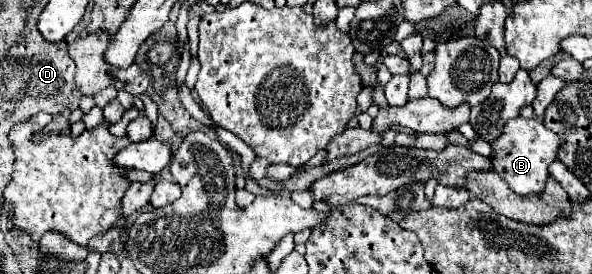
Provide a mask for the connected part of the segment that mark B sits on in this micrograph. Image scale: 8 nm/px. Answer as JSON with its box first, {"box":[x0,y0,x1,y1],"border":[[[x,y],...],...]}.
{"box":[492,118,558,194],"border":[[[514,118],[502,128],[502,136],[492,142],[492,168],[506,180],[516,194],[538,194],[544,190],[548,166],[558,154],[558,136],[536,118]]]}

